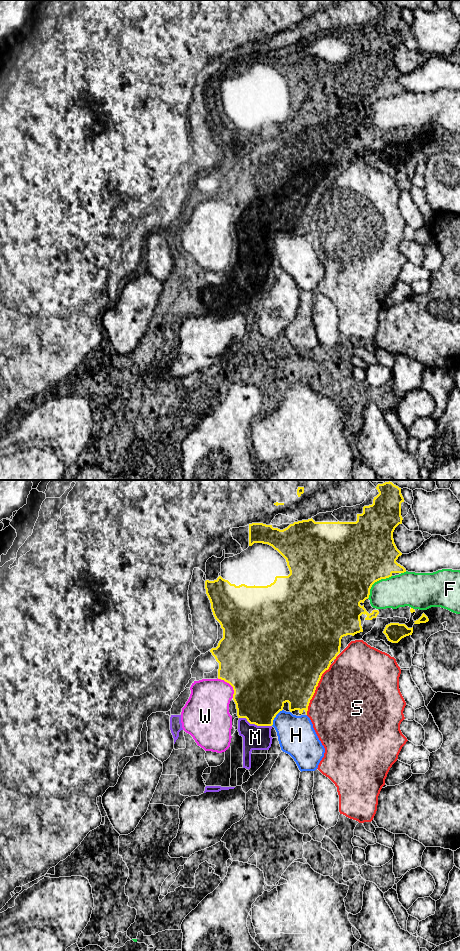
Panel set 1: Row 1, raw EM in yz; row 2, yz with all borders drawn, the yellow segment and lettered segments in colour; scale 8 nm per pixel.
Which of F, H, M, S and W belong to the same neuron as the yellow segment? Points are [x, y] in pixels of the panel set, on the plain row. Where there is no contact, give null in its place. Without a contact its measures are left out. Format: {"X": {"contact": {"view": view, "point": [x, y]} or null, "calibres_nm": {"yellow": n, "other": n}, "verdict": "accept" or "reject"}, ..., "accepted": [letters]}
{"F": {"contact": {"view": "yz", "point": [375, 101]}, "calibres_nm": {"yellow": 500, "other": 260}, "verdict": "reject"}, "H": {"contact": {"view": "yz", "point": [275, 236]}, "calibres_nm": {"yellow": 440, "other": 300}, "verdict": "reject"}, "M": {"contact": {"view": "yz", "point": [255, 244]}, "calibres_nm": {"yellow": 420, "other": 190}, "verdict": "accept"}, "S": {"contact": {"view": "yz", "point": [315, 209]}, "calibres_nm": {"yellow": 480, "other": 500}, "verdict": "reject"}, "W": {"contact": {"view": "yz", "point": [230, 204]}, "calibres_nm": {"yellow": 500, "other": 340}, "verdict": "reject"}, "accepted": ["M"]}

